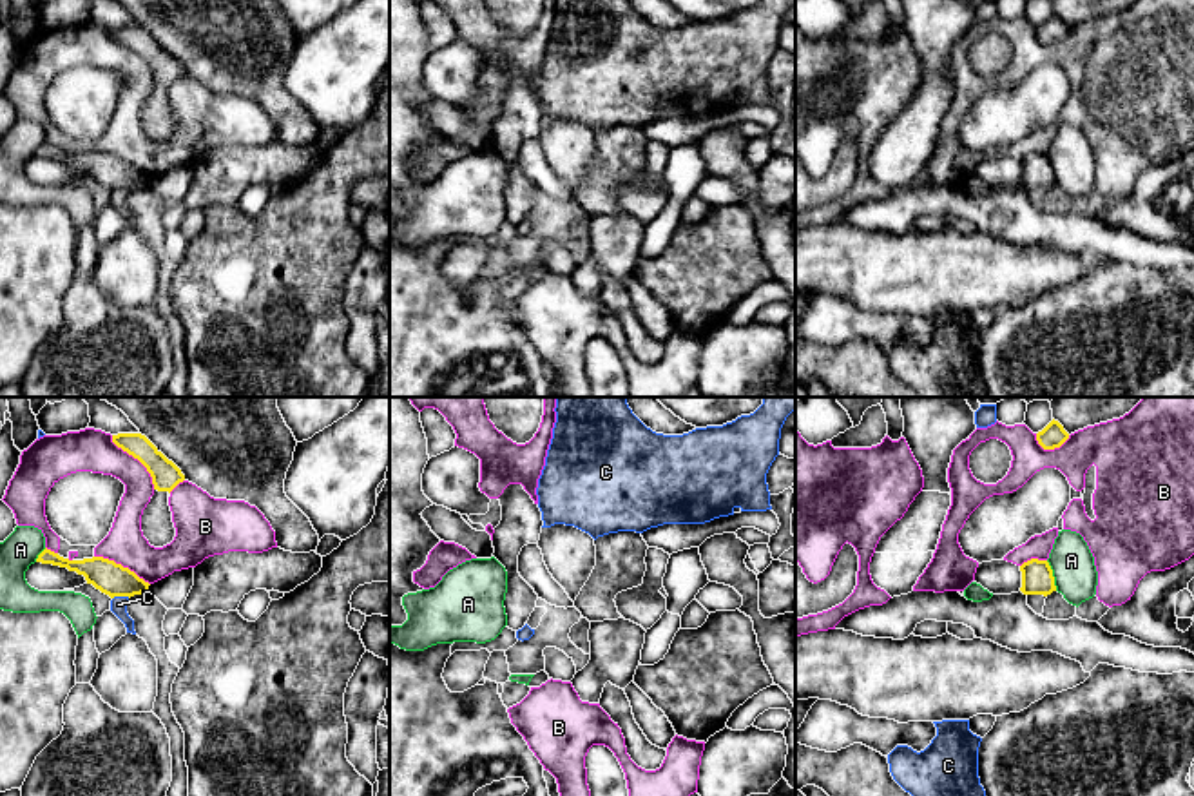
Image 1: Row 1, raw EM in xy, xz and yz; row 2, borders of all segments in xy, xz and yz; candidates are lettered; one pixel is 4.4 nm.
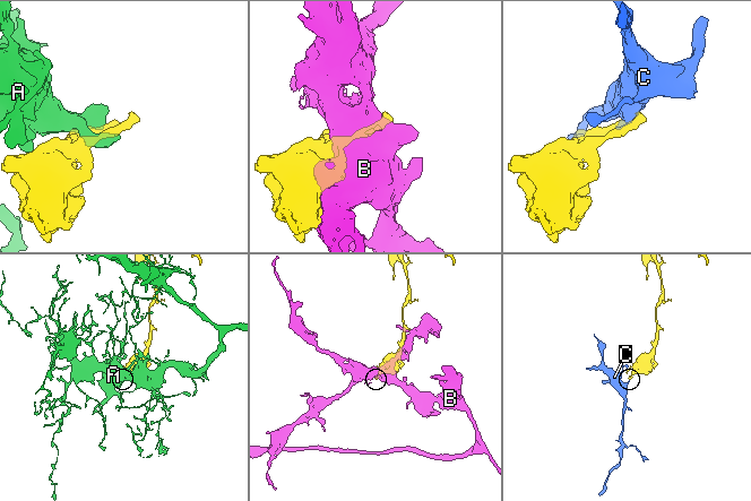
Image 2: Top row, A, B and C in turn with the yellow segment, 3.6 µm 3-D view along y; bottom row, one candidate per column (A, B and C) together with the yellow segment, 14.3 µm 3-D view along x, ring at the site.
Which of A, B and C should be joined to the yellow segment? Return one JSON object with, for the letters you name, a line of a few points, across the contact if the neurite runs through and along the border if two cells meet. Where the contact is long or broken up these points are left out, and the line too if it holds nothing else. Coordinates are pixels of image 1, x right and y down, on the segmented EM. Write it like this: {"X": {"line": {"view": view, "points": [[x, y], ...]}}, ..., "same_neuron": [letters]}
{"same_neuron": []}

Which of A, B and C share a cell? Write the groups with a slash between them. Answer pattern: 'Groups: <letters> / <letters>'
Groups: A / B / C

